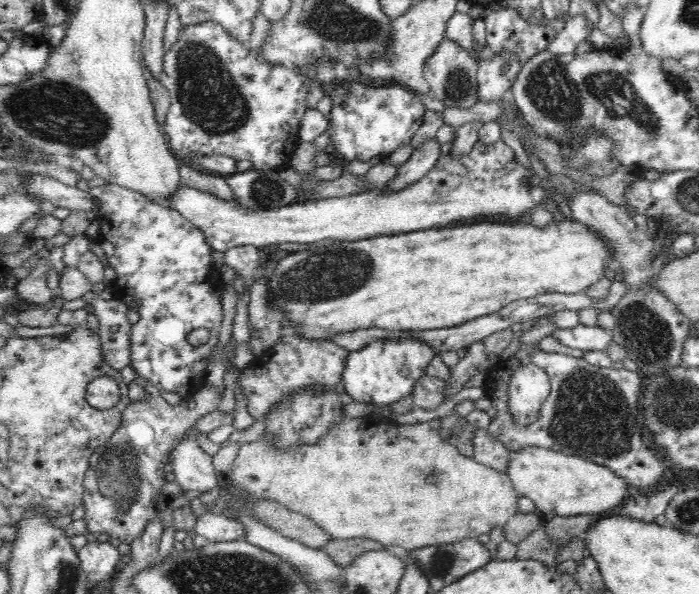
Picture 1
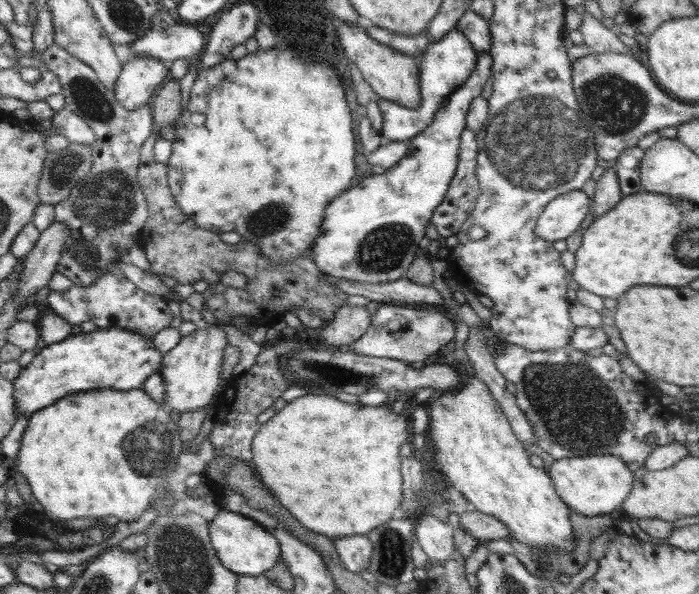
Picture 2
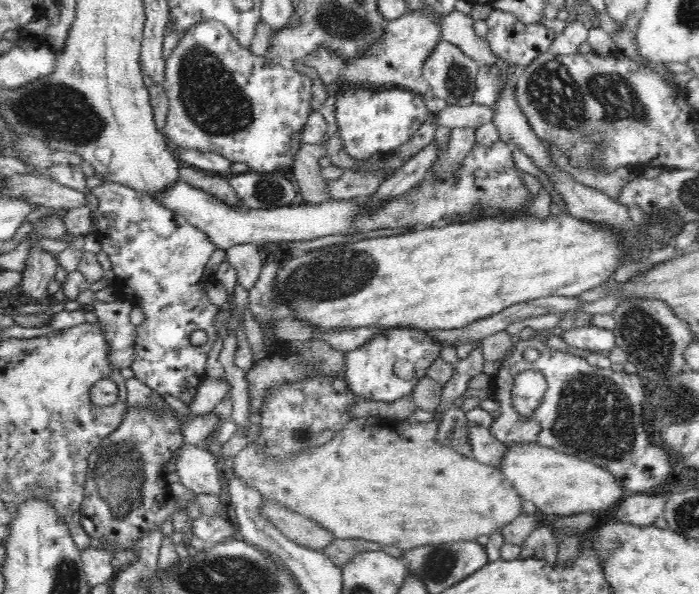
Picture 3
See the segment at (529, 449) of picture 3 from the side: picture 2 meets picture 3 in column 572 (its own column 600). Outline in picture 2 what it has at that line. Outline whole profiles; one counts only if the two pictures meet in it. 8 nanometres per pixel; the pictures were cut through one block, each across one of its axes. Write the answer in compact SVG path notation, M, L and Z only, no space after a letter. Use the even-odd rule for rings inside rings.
M611 454L555 460L546 468L556 494L571 510L586 516L609 515L628 498L636 479L623 460Z

